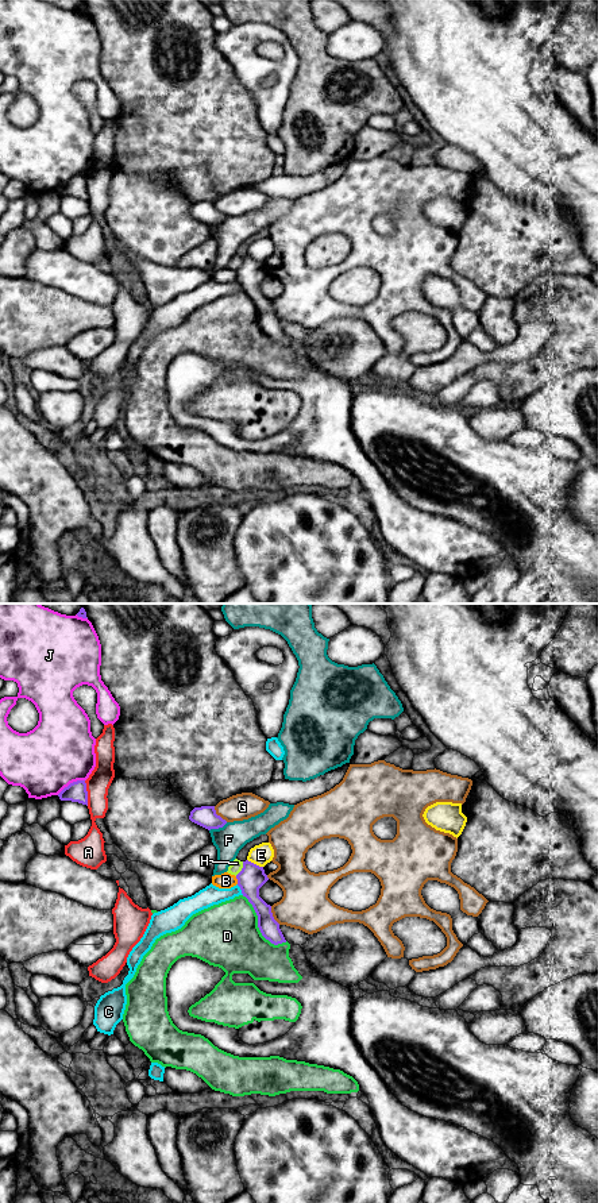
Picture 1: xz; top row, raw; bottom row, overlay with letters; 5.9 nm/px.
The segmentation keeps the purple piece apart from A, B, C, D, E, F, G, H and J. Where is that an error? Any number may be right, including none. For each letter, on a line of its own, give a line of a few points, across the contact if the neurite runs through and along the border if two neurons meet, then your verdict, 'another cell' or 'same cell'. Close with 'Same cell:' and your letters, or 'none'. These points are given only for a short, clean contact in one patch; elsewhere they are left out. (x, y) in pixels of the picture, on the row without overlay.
A: another cell
B: another cell
C: another cell
D: another cell
E: line xz (247, 254), (262, 262); another cell
F: another cell
G: another cell
H: another cell
J: another cell
Same cell: none

